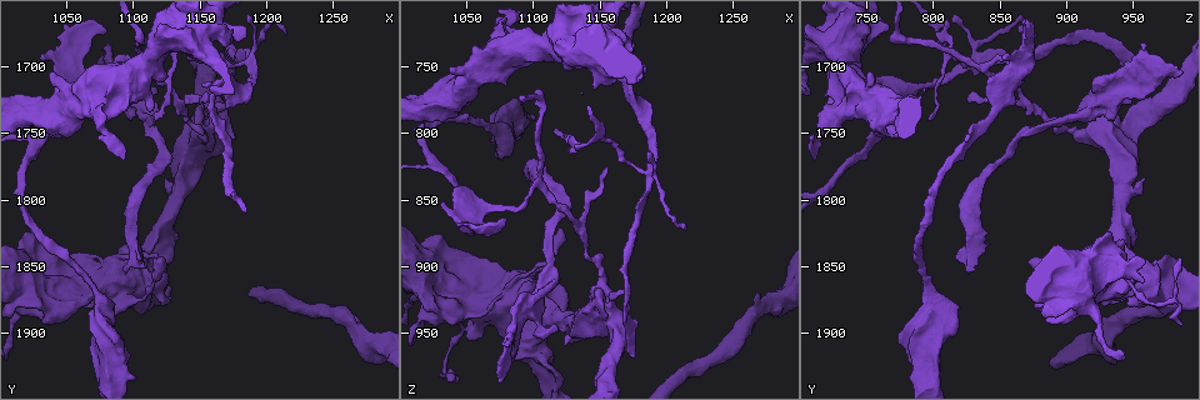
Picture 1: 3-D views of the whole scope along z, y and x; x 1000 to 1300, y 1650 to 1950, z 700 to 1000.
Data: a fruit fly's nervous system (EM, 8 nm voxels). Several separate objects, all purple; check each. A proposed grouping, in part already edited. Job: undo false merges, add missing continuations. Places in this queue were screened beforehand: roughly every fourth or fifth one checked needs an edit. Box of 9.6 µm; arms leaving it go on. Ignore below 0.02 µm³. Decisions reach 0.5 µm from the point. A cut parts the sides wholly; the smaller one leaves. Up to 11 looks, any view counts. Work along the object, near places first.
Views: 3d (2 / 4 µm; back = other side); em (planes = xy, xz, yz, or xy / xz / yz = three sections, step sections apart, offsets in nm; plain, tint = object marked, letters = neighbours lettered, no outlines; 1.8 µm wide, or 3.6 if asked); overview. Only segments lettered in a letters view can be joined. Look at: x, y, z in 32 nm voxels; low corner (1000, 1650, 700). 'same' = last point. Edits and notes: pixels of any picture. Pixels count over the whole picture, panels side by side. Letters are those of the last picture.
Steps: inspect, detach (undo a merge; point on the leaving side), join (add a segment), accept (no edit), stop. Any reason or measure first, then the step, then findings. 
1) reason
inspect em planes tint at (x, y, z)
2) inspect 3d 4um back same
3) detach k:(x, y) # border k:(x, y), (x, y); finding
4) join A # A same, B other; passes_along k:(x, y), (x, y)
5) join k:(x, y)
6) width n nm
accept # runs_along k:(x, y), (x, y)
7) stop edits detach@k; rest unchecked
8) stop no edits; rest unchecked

an open end
inspect em planes letters at (1072, 1706, 984)

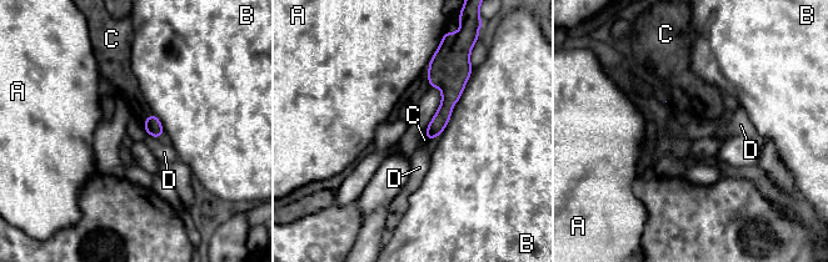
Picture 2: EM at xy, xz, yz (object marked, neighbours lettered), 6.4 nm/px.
join C # A other, B other, C same, D other; it goes on there

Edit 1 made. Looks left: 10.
see it whole again
inspect overview

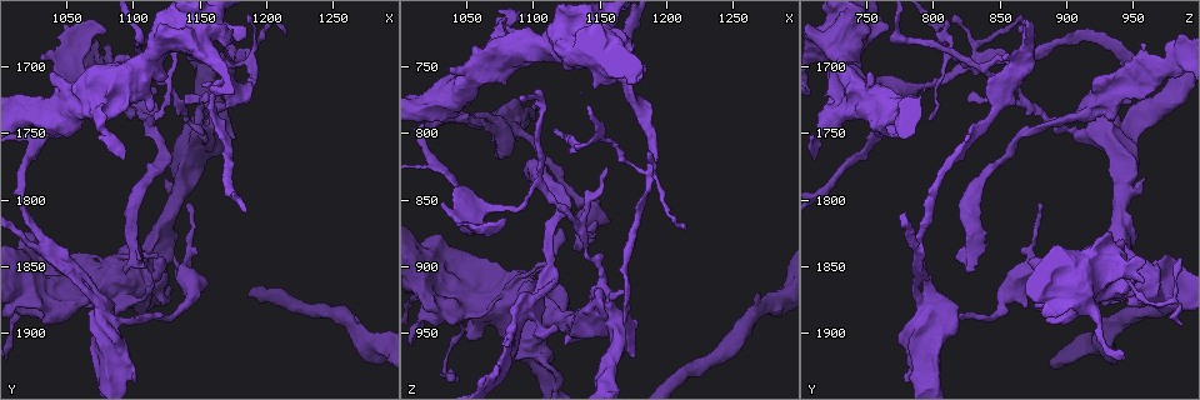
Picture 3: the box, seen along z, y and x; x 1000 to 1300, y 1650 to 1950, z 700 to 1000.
inspect em 3.6um yz step 16 tint at (1150, 1750, 922)

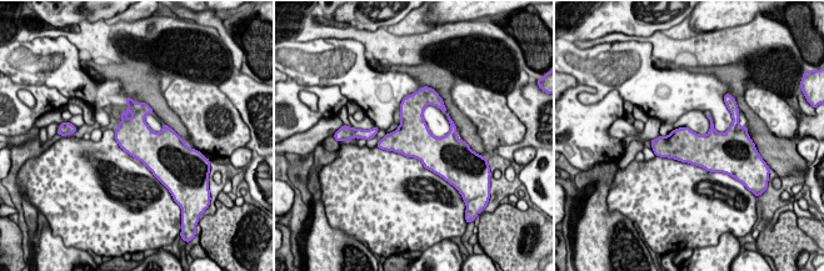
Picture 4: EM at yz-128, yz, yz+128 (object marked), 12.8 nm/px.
inspect em 3.6um planes letters same

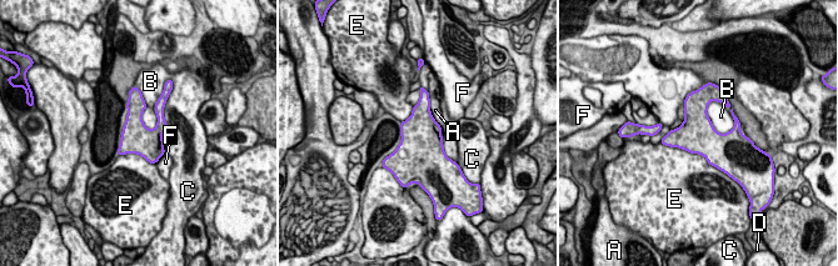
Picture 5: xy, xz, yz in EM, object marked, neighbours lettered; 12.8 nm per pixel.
width 380 nm
accept # A other, B other, C other, D other, E other, F other; border 5:(661, 141), (701, 154), (723, 171); one cell here

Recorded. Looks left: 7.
an open end
inspect em planes letters at (1172, 1704, 966)

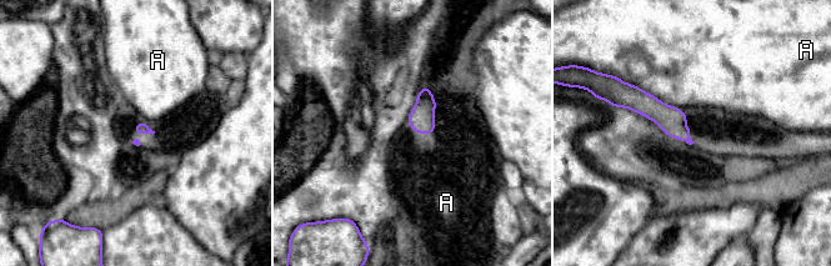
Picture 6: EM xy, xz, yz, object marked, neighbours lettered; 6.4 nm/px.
longest_contact A 400 nm
accept # A other; none of them fits

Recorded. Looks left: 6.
arms part here
inspect em planes letters at (1188, 1698, 824)

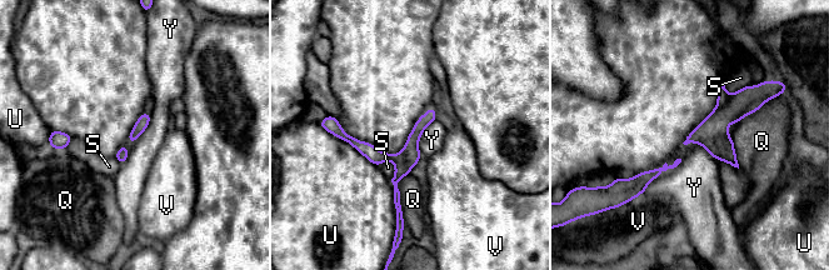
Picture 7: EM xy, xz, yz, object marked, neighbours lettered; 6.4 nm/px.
detach 7:(722, 93) # Q other, S other, U other, V other, Y other; border 7:(728, 95), (720, 110); two cells meet here

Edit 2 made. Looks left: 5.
free end
inspect em planes letters at (1096, 1854, 832)

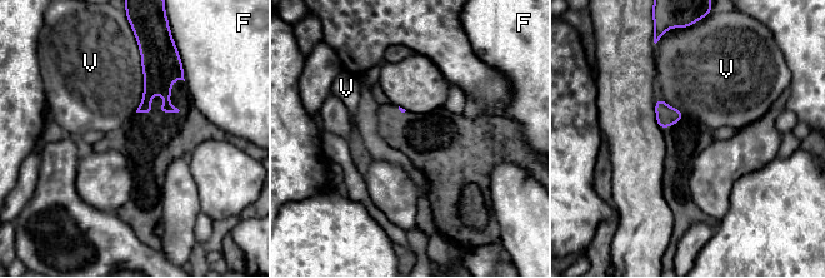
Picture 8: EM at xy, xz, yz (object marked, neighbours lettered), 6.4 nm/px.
accept # F other, V other; border 8:(140, 51), (143, 99), (135, 112); none of them fits

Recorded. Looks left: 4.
stop edits join@2, detach@7; rest unchecked

